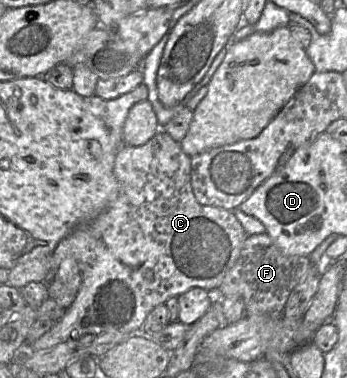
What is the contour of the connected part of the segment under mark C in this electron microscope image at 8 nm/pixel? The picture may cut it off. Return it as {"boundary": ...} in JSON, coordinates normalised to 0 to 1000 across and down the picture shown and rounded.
{"boundary":[[[412,220],[329,262],[297,262],[274,249],[242,257],[262,299],[308,336],[323,389],[340,397],[326,447],[340,487],[337,516],[285,571],[222,598],[164,646],[147,675],[150,720],[184,685],[213,683],[228,701],[236,749],[179,841],[115,894],[72,913],[63,929],[147,923],[251,884],[291,886],[326,876],[375,886],[415,881],[406,868],[450,810],[559,759],[597,770],[628,767],[651,722],[689,680],[715,619],[669,558],[582,542],[568,532],[550,492],[550,415],[524,397],[516,376],[458,344],[409,386],[360,381],[354,333],[369,296],[386,275],[424,257],[427,233]]]}

